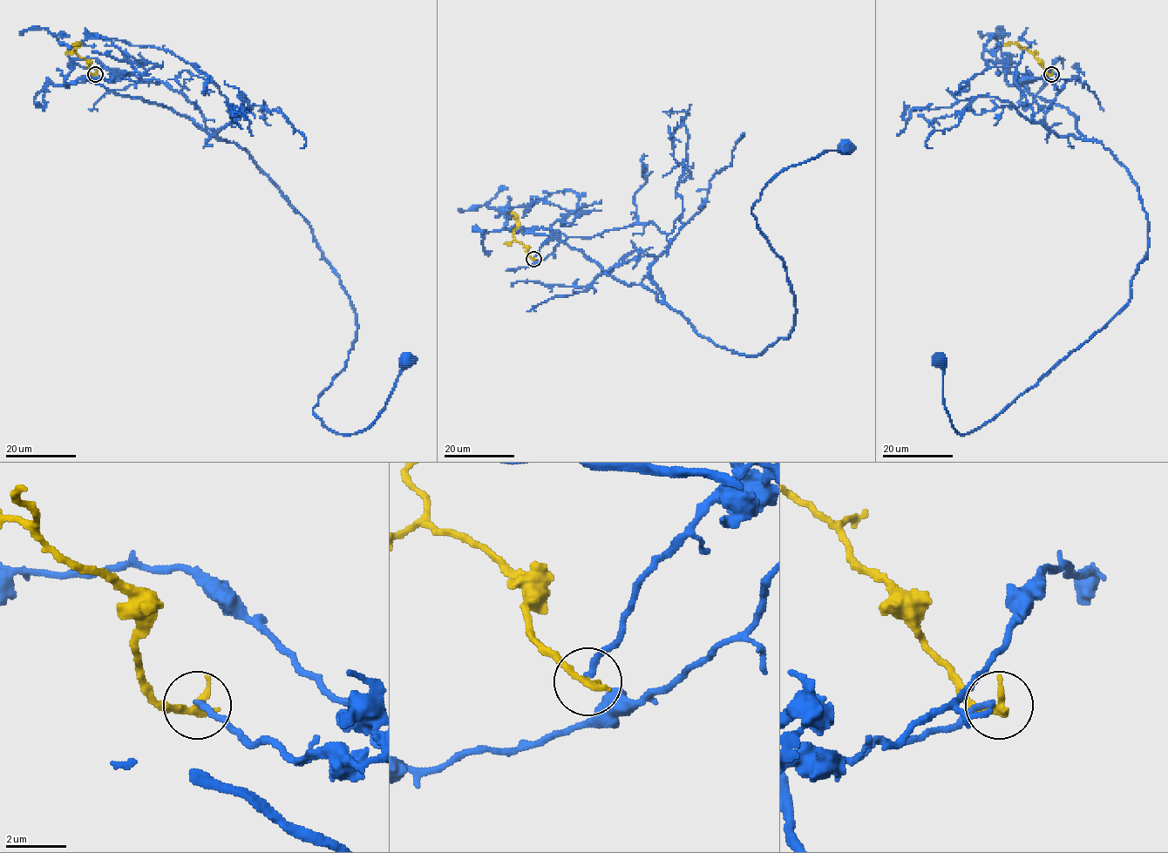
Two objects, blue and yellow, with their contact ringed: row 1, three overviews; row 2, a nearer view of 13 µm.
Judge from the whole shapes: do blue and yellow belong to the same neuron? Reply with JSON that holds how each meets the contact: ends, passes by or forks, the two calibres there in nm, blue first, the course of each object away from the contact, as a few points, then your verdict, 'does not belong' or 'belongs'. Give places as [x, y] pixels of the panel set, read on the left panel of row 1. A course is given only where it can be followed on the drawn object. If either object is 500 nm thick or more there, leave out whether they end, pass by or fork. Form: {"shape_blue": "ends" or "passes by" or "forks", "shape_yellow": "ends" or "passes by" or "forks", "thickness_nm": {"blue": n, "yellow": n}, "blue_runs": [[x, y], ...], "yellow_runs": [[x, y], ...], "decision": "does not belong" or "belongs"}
{"shape_blue": "ends", "shape_yellow": "ends", "thickness_nm": {"blue": 200, "yellow": 320}, "blue_runs": [[95, 74], [243, 148], [308, 223], [356, 324], [322, 423], [365, 429], [404, 359]], "yellow_runs": [[95, 74], [90, 72], [88, 63], [74, 50], [80, 44], [73, 44]], "decision": "does not belong"}

